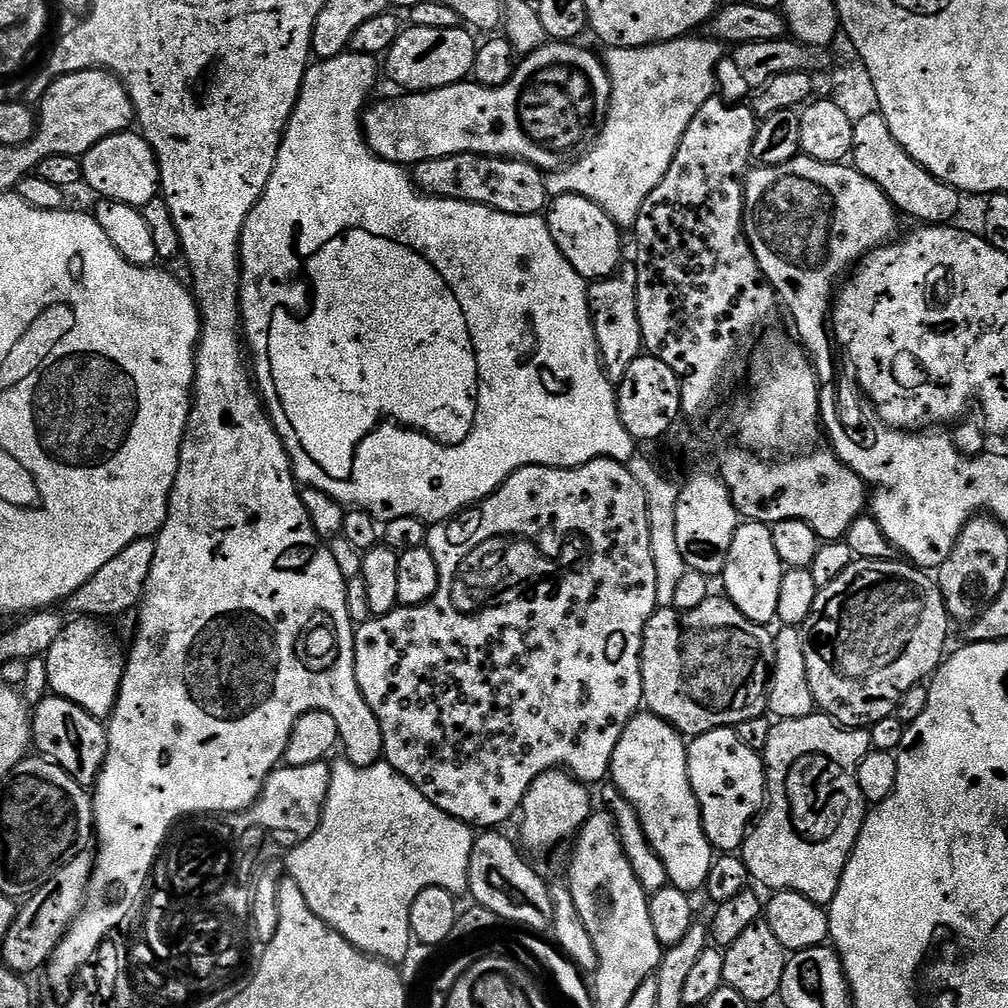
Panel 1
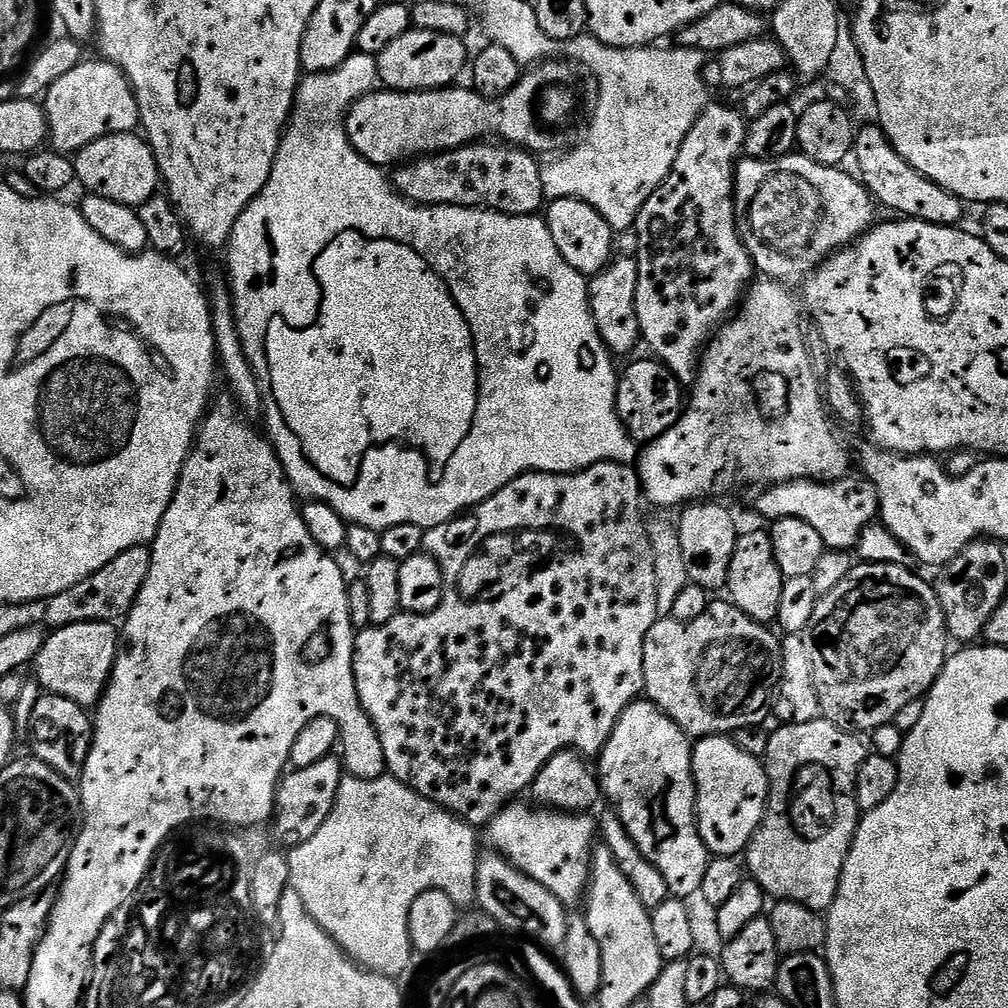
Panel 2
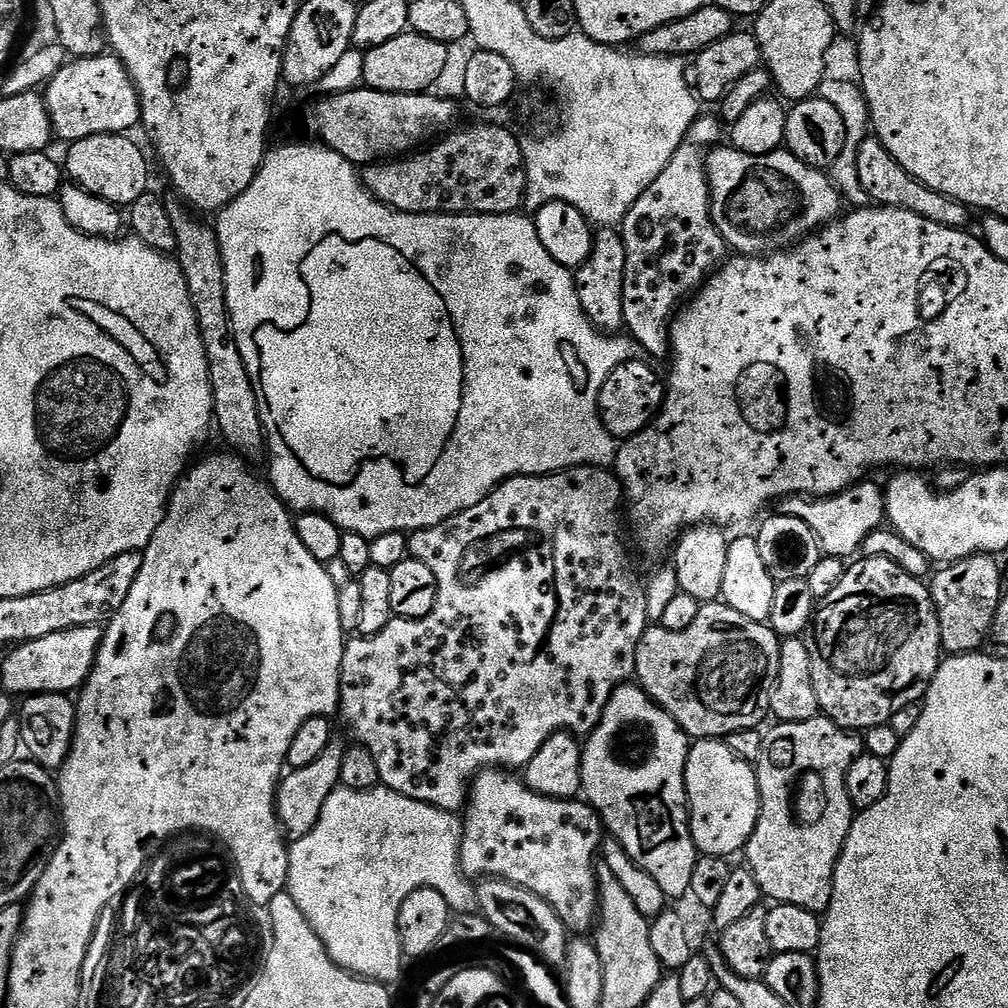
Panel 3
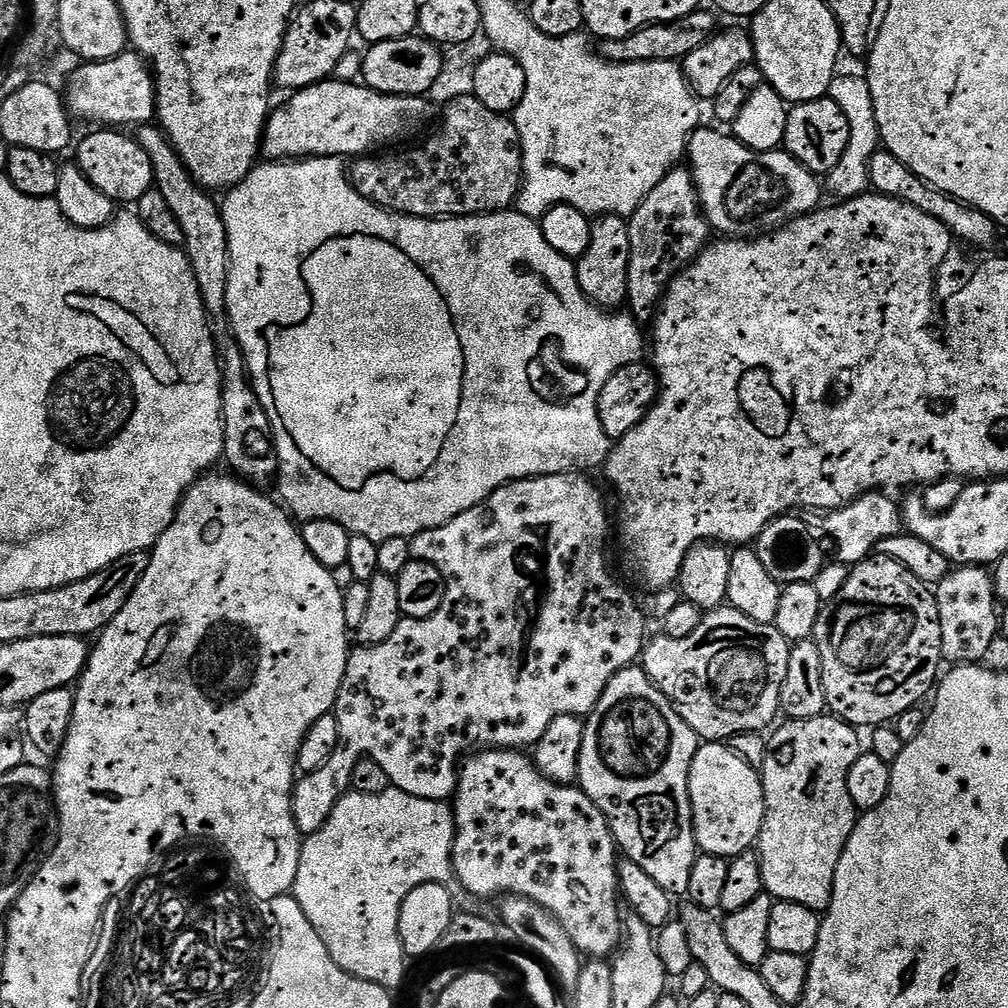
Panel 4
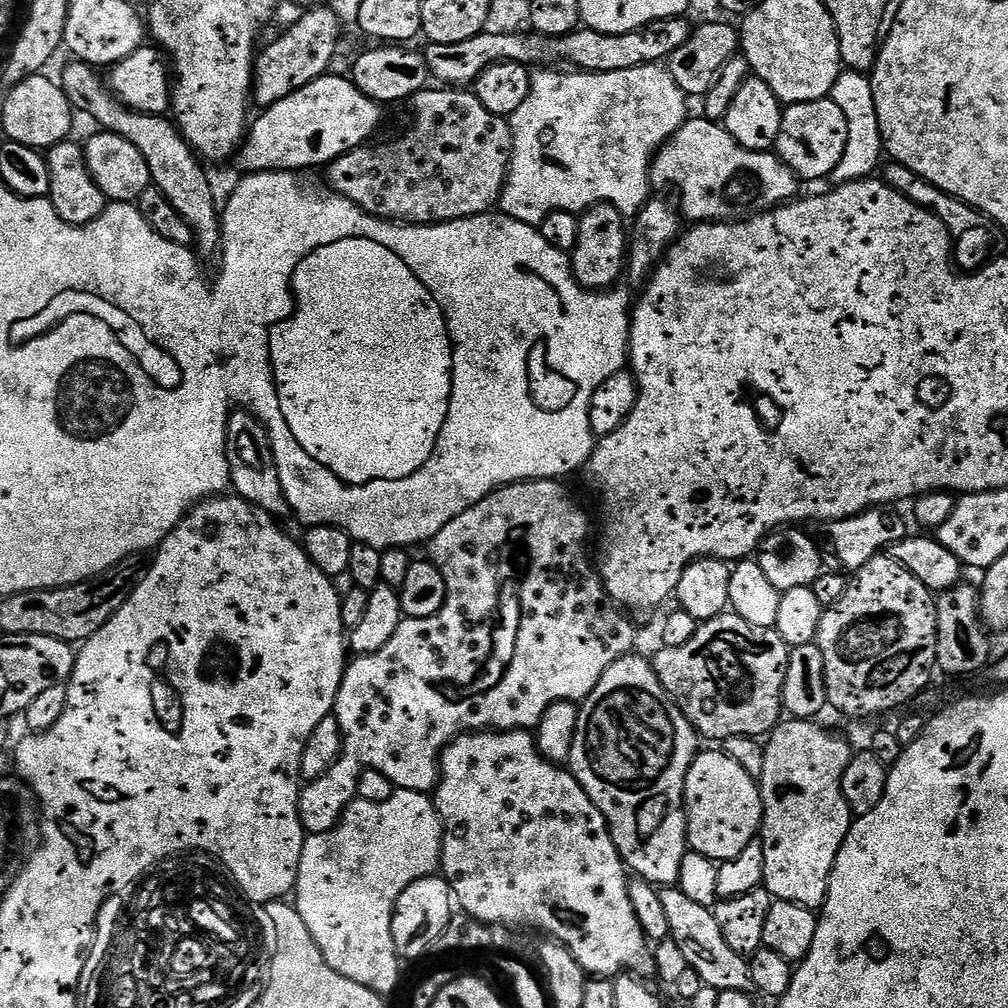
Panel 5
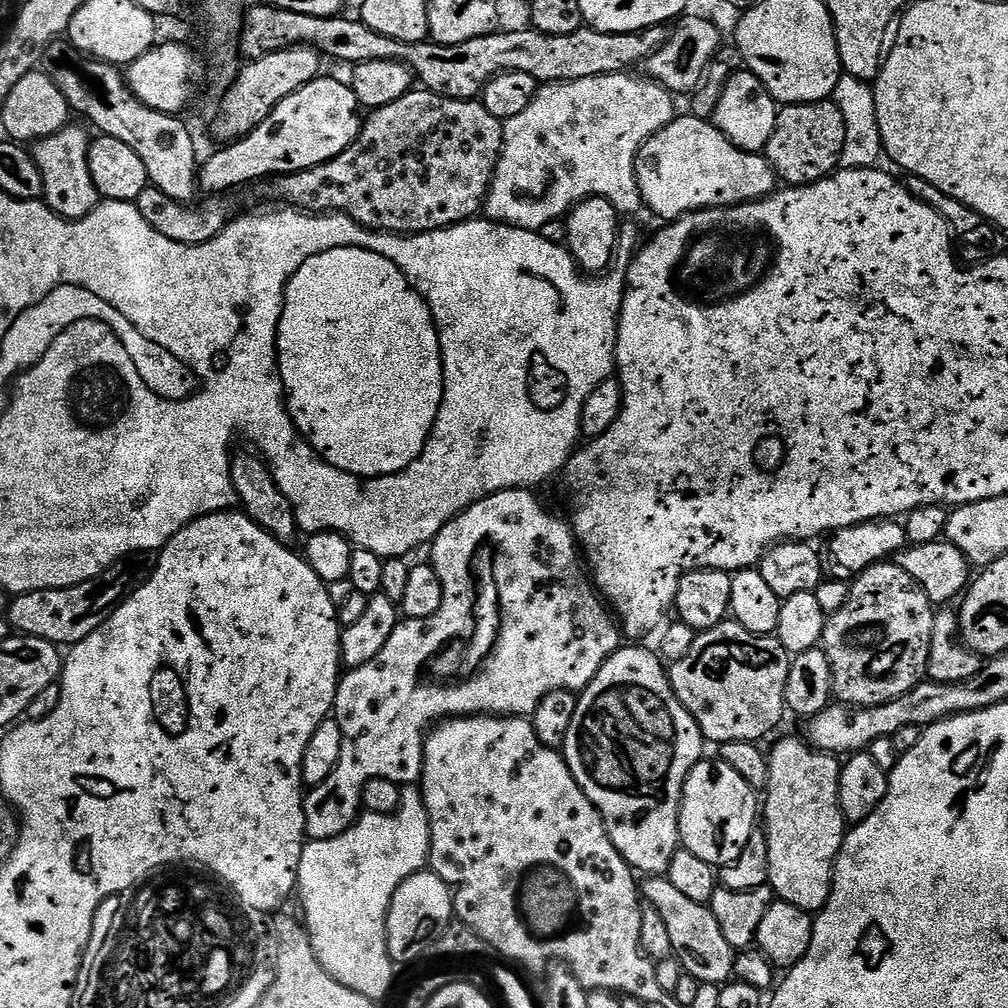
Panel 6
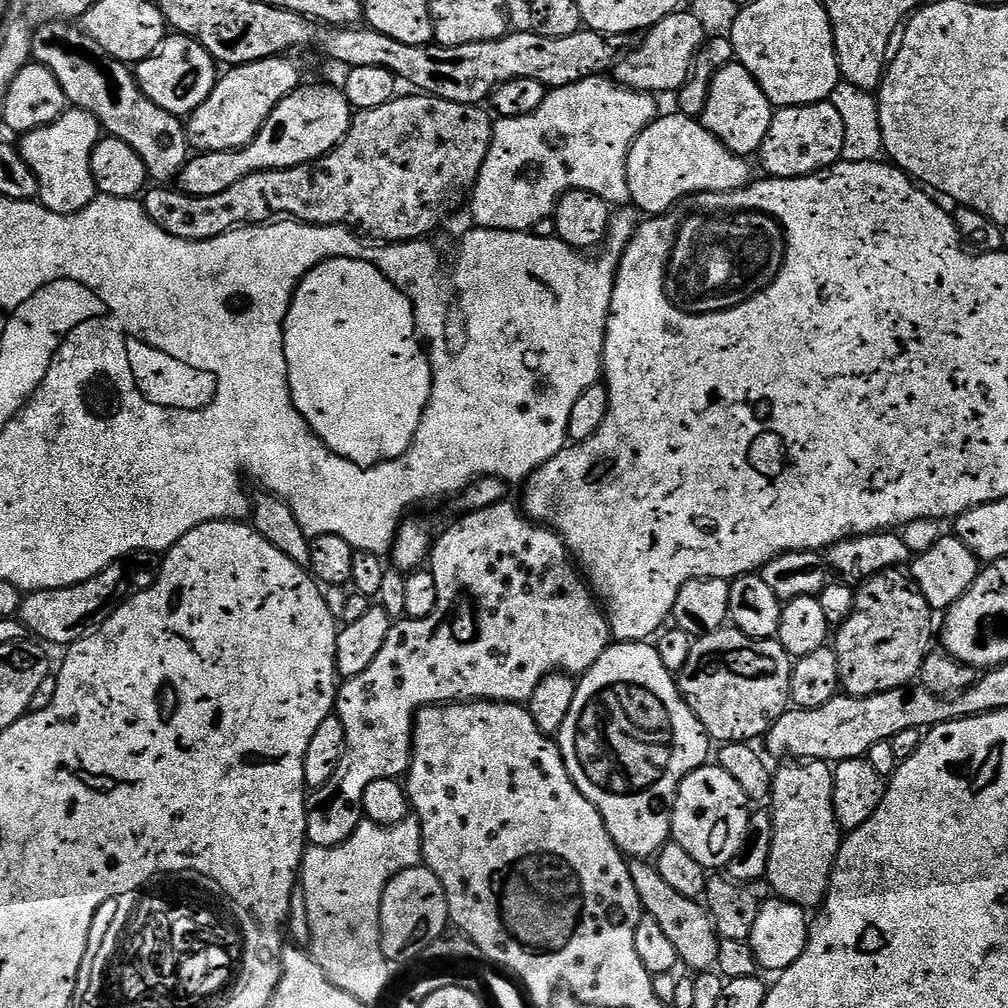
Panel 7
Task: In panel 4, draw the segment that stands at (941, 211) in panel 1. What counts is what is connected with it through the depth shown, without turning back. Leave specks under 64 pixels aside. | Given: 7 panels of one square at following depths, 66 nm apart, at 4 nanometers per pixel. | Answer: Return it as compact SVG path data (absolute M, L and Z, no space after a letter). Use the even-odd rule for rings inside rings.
M879 150L870 158L868 183L879 195L889 196L898 202L906 202L930 214L930 218L938 218L938 222L942 222L942 226L950 229L957 241L965 240L972 248L992 248L996 244L998 225L987 214L977 208L971 208L961 200L955 200L950 194L928 184L902 162L898 162L898 158L894 158L894 154L890 154L887 150Z

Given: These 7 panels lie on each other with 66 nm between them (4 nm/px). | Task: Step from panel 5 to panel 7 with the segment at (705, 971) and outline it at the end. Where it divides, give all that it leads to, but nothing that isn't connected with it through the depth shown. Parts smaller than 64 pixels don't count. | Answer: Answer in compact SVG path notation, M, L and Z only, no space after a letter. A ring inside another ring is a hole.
M634 858L629 861L628 869L643 911L657 919L658 926L673 943L679 961L694 969L694 972L711 971L719 963L720 938L708 910L699 901L688 899L671 889L658 874L655 865Z

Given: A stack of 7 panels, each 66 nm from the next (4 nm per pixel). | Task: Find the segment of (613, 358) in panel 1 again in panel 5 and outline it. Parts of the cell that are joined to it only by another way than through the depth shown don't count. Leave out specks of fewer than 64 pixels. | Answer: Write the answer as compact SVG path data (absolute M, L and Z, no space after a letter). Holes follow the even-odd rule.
M596 204L593 208L587 208L584 211L579 217L579 222L578 242L570 254L574 278L579 282L581 288L587 288L589 290L607 290L619 285L621 283L620 275L623 277L626 272L628 246L630 243L630 232L626 227L626 217L612 204Z

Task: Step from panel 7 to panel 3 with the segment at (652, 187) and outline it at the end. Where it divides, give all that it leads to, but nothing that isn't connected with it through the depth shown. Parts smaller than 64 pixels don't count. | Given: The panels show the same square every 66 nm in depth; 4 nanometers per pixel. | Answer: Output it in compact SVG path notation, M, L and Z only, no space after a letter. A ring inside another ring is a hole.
M717 146L707 153L708 179L712 187L712 215L724 235L724 243L733 253L741 256L767 257L785 251L806 236L832 223L841 215L842 195L831 175L819 168L812 168L794 153L781 150L765 156L739 152L734 146Z

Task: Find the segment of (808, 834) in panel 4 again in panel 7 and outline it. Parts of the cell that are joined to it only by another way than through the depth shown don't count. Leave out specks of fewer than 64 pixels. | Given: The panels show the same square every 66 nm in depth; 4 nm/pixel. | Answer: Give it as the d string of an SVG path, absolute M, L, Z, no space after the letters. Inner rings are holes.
M823 760L785 764L785 768L777 767L772 777L774 838L766 883L779 899L816 910L828 895L832 868L842 843L842 829L834 814L834 772Z

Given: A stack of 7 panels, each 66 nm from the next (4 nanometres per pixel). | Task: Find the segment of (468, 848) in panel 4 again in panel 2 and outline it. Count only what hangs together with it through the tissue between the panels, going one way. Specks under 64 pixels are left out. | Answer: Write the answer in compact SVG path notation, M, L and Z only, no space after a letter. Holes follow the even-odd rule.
M509 802L486 826L488 844L522 874L534 878L566 906L585 899L592 875L592 853L598 840L598 820L592 814L562 812L531 803Z

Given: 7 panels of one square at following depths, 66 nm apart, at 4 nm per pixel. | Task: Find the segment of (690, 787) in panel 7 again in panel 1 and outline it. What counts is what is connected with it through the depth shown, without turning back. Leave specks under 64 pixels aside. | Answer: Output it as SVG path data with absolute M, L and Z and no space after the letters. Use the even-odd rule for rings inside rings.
M735 727L711 728L688 744L688 777L700 803L704 833L713 849L720 854L739 853L748 839L750 825L766 803L766 773L761 753L750 750L750 746L738 738Z

